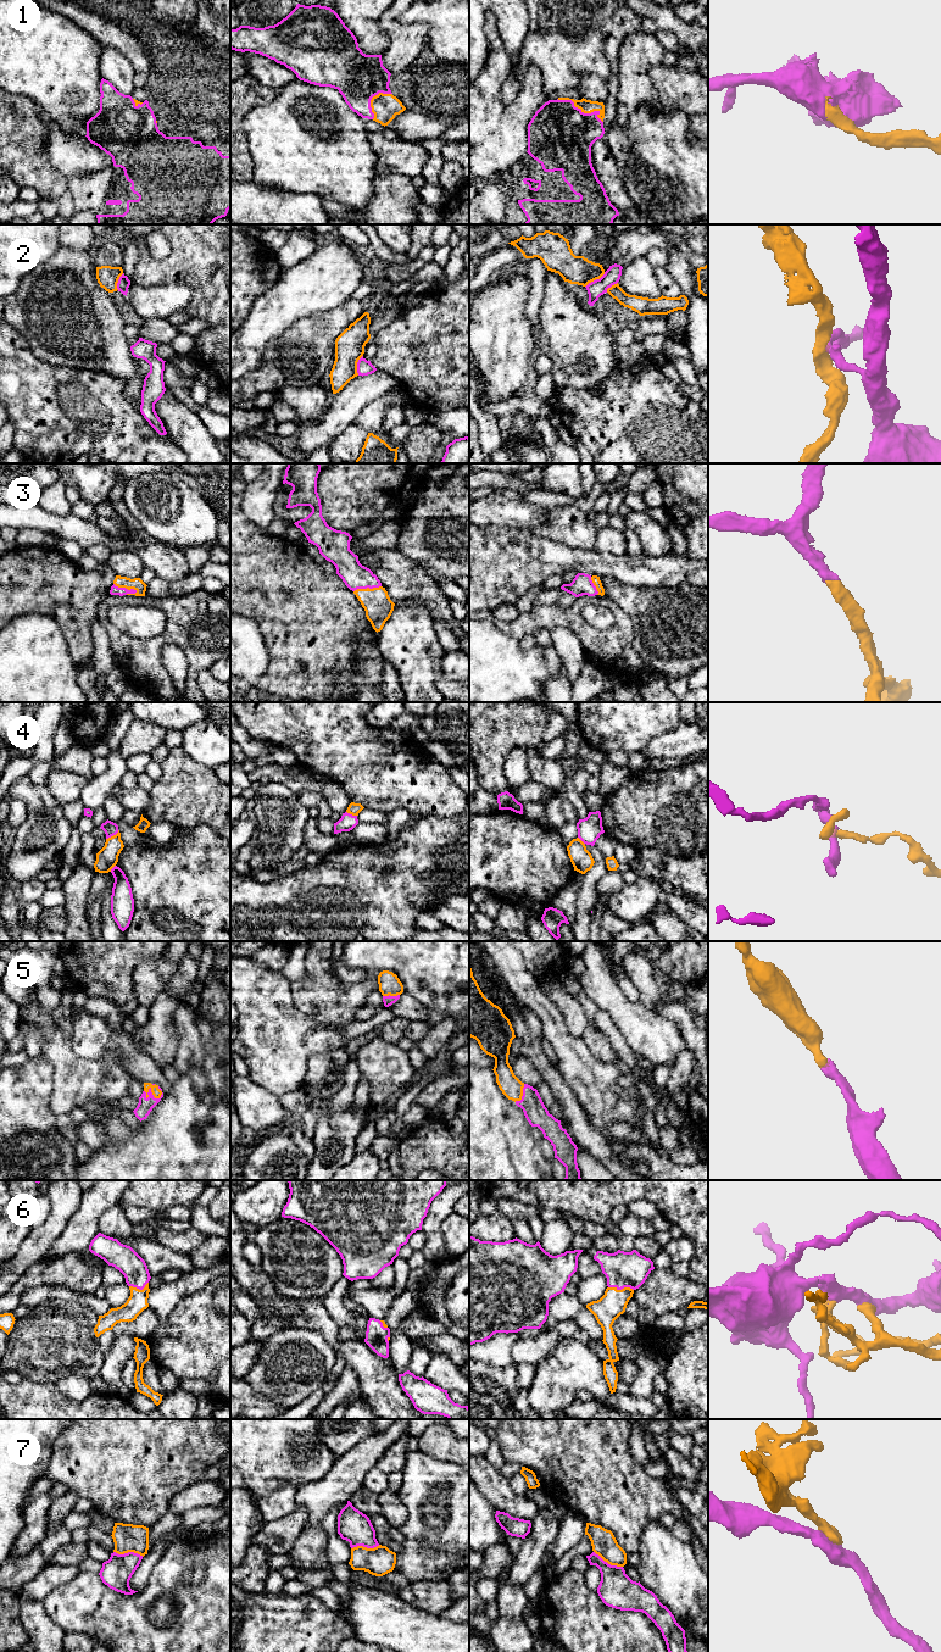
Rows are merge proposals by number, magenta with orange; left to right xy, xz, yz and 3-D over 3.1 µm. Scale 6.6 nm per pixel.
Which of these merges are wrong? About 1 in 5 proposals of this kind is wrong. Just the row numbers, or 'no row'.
2, 4, 7

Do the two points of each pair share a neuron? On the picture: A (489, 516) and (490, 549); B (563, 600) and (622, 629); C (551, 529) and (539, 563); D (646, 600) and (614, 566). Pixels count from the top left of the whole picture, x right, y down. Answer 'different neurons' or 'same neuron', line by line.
A: different neurons
B: different neurons
C: different neurons
D: different neurons

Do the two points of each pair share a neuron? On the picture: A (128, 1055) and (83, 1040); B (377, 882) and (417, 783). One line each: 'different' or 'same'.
A: same
B: different

